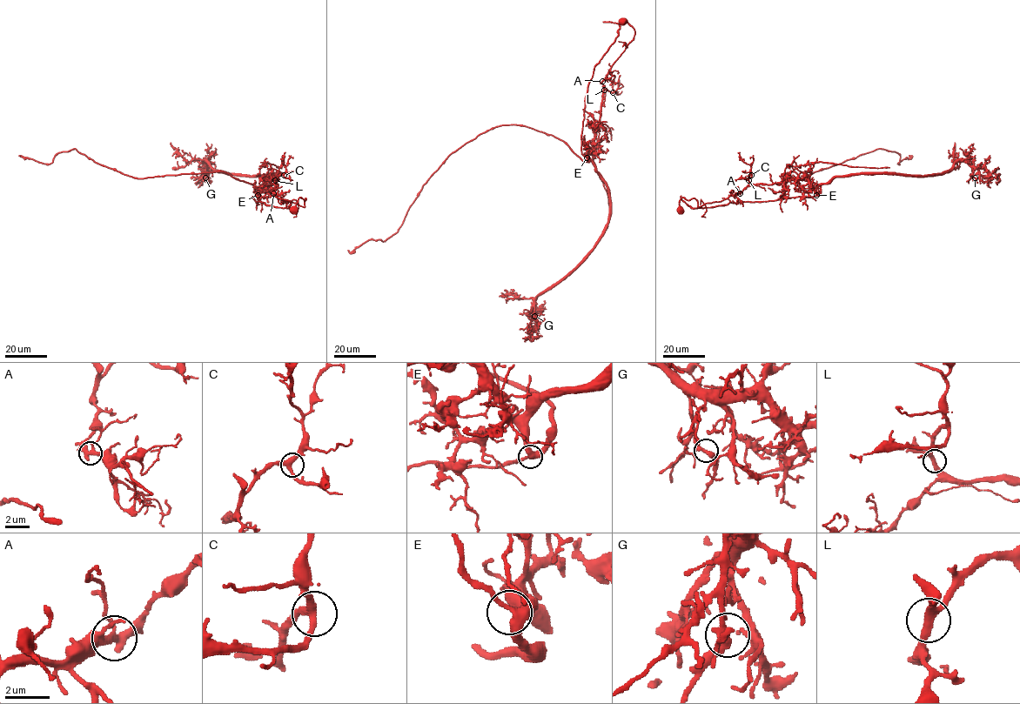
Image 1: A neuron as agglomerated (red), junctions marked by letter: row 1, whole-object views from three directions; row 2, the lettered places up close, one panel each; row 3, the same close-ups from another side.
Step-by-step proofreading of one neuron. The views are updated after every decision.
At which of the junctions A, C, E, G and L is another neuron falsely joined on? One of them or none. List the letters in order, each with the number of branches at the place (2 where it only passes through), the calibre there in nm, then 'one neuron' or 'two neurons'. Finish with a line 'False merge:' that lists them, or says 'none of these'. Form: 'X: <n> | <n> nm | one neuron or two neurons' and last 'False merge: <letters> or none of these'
A: 3 | 320 nm | two neurons
C: 3 | 320 nm | one neuron
E: 3 | 360 nm | one neuron
G: 3 | 300 nm | one neuron
L: 3 | 320 nm | one neuron
False merge: A

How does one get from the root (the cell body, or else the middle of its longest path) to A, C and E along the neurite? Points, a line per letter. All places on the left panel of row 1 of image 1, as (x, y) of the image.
A: (292, 209), (299, 197), (305, 198), (303, 207), (286, 202), (273, 193)
C: (292, 209), (299, 197), (305, 198), (303, 207), (286, 202), (273, 192), (275, 180), (284, 175)
E: (292, 209), (299, 197), (305, 198), (304, 207), (286, 202), (273, 192), (275, 185), (266, 179), (258, 195)

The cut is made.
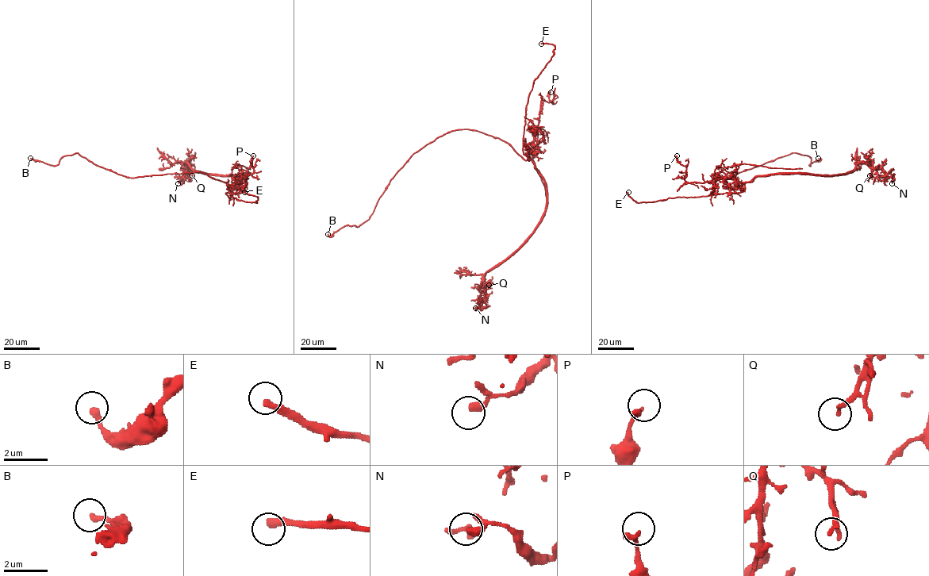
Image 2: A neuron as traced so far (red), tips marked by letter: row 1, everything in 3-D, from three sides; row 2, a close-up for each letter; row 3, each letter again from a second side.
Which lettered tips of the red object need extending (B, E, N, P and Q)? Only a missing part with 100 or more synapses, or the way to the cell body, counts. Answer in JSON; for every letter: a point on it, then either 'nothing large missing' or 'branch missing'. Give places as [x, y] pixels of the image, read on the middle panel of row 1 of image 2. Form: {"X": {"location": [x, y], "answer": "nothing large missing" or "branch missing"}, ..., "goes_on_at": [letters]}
{"B": {"location": [328, 234], "answer": "nothing large missing"}, "E": {"location": [541, 44], "answer": "branch missing"}, "N": {"location": [475, 308], "answer": "nothing large missing"}, "P": {"location": [550, 92], "answer": "nothing large missing"}, "Q": {"location": [489, 285], "answer": "nothing large missing"}, "goes_on_at": ["E"]}

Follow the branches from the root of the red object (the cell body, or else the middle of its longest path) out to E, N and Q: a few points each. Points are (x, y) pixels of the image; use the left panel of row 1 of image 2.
E: (209, 176), (230, 186), (231, 190), (225, 193), (229, 197), (257, 202), (256, 196), (244, 192)
N: (209, 176), (225, 182), (231, 191), (234, 183), (249, 174), (207, 174), (186, 163), (185, 177), (178, 183)
Q: (209, 176), (225, 182), (231, 191), (234, 183), (249, 174), (207, 174), (197, 172), (186, 163), (192, 175)

